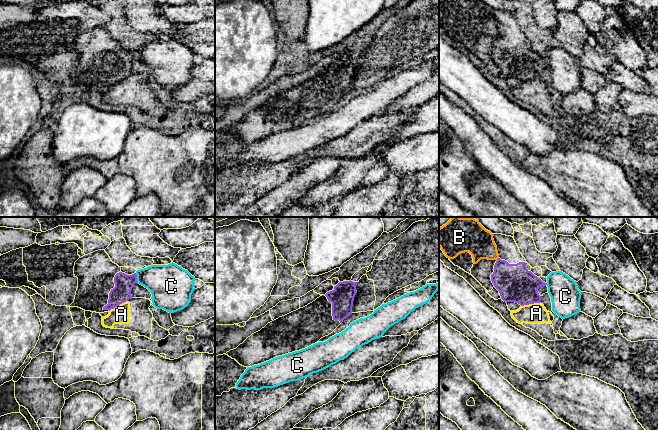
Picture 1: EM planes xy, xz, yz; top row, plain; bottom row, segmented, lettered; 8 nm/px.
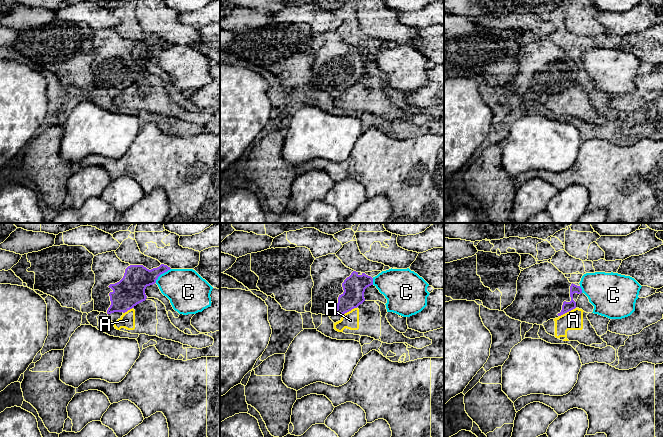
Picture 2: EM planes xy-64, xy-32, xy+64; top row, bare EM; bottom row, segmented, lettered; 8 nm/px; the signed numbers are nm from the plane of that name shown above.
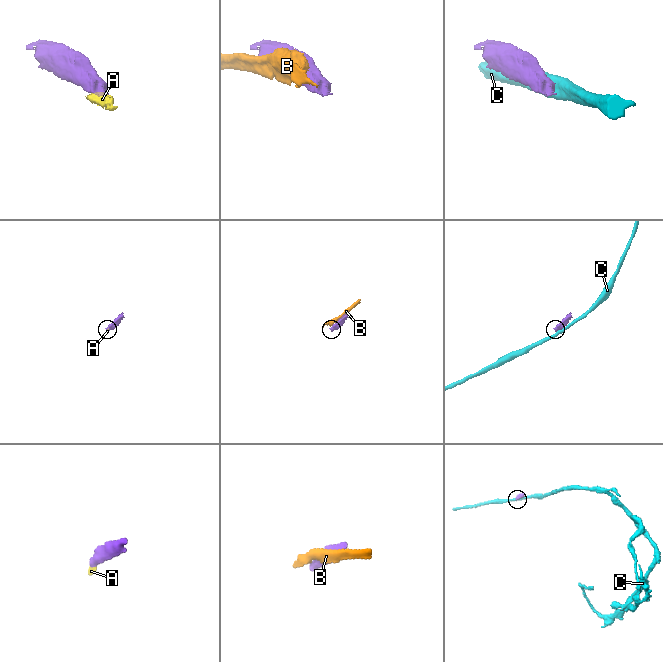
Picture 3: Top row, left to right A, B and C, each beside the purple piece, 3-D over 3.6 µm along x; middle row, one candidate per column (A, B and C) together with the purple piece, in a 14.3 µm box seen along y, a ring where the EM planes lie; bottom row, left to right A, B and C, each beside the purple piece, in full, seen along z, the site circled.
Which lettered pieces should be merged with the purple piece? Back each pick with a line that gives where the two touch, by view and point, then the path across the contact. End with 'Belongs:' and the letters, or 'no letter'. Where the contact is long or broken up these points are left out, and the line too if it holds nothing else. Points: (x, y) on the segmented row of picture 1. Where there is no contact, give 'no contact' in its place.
Belongs: no letter

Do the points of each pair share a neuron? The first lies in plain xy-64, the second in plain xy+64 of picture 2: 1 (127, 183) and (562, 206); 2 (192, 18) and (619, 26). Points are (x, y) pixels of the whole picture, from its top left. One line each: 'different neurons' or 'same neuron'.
1: same neuron
2: same neuron

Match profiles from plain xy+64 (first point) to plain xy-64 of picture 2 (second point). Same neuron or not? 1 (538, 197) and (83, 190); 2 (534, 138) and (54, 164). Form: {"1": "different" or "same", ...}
{"1": "same", "2": "different"}

